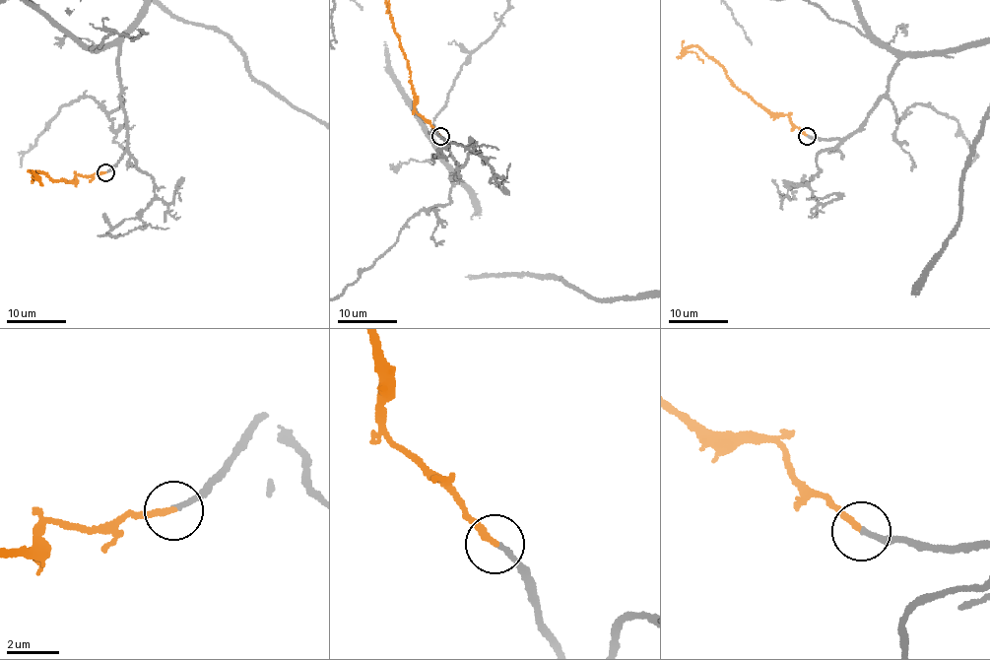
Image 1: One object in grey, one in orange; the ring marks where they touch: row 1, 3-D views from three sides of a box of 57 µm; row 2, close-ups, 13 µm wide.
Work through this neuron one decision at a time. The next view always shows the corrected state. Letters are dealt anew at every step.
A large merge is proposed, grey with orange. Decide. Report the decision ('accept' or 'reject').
accept

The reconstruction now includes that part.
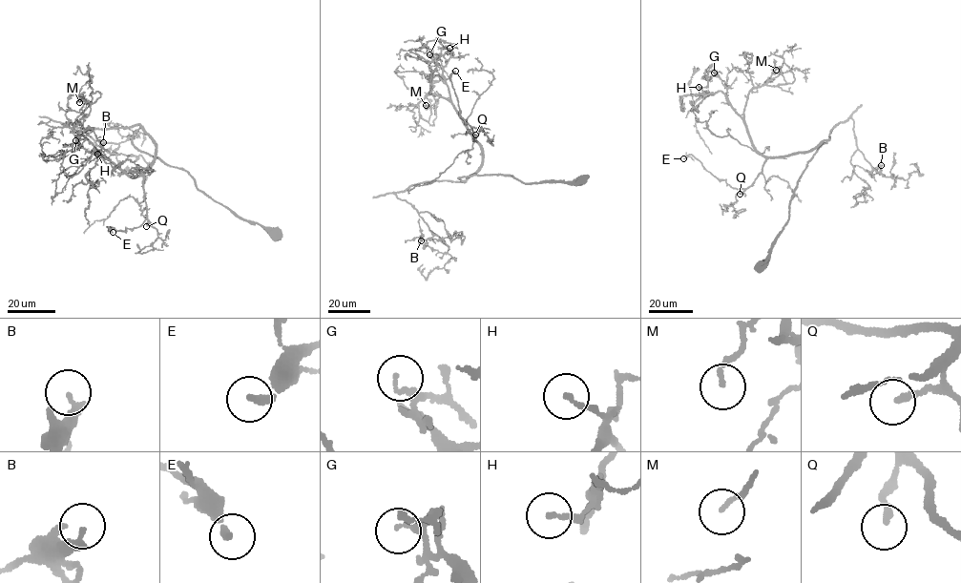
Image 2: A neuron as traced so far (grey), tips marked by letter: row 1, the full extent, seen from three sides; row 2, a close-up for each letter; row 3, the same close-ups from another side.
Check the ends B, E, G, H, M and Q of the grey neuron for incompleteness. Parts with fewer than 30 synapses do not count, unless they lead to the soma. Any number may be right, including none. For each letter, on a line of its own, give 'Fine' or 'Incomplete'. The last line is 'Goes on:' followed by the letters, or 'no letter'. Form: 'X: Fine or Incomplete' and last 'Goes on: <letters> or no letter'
B: Fine
E: Fine
G: Fine
H: Fine
M: Fine
Q: Fine
Goes on: no letter

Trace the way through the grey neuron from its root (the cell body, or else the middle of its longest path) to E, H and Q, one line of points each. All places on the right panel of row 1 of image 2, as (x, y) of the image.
E: (759, 265), (788, 220), (801, 176), (826, 141), (769, 158), (745, 189), (718, 179), (691, 155), (683, 158)
H: (759, 265), (788, 220), (801, 176), (826, 141), (766, 157), (724, 94), (699, 87)
Q: (759, 265), (788, 220), (791, 196), (801, 176), (826, 141), (807, 151), (769, 158), (755, 181), (740, 194)

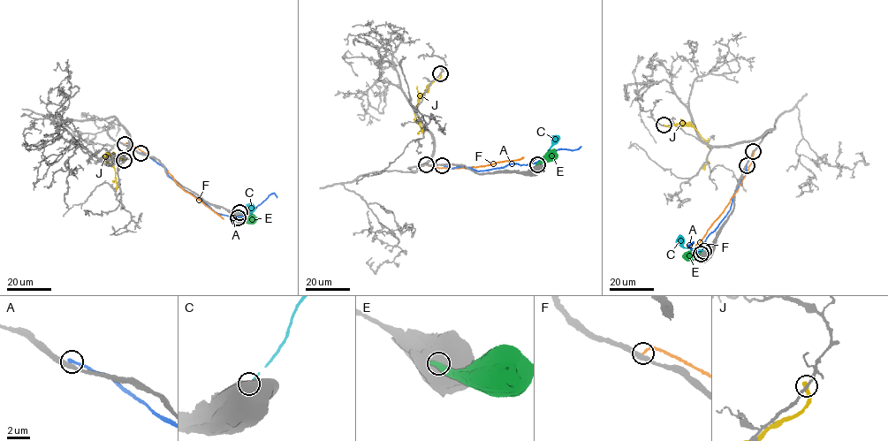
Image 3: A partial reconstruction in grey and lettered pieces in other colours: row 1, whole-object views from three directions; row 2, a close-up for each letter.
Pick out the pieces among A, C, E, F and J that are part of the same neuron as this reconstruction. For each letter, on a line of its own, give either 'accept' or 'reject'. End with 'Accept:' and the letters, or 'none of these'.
A: reject
C: reject
E: reject
F: reject
J: reject
Accept: none of these

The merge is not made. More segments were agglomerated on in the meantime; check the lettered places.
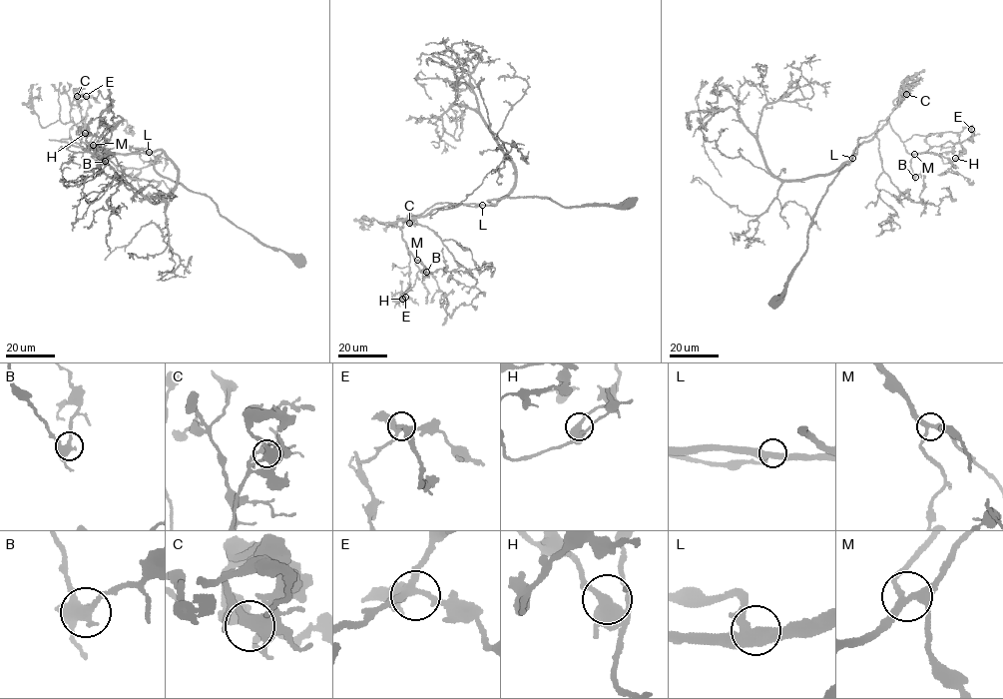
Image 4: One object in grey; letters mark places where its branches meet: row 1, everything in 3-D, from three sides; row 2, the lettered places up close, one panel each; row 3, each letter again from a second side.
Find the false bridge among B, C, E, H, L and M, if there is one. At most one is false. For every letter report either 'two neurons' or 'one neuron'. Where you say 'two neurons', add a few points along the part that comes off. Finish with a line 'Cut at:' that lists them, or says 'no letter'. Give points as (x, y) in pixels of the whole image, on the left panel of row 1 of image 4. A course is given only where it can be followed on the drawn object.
B: one neuron
C: one neuron
E: one neuron
H: one neuron
L: two neurons; foreign part runs (148, 152), (94, 150), (81, 141), (72, 122), (41, 126), (31, 100), (38, 84)
M: one neuron
Cut at: L

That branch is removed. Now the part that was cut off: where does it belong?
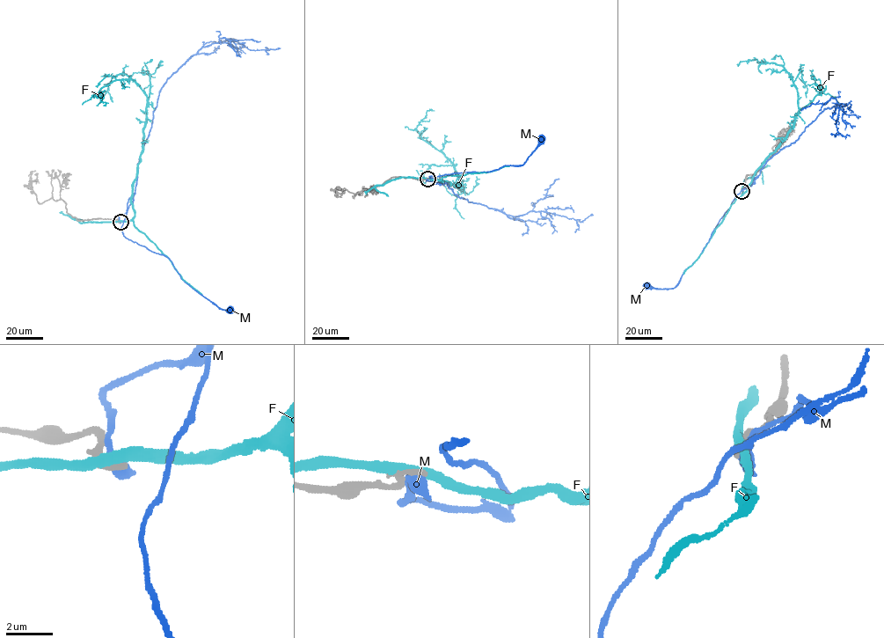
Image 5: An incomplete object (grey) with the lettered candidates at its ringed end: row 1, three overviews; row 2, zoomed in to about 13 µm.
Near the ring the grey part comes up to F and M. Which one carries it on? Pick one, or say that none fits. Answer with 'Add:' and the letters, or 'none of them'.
Add: none of them

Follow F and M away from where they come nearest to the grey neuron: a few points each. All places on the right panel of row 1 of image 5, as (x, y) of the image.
F: (741, 190), (741, 194), (755, 171), (795, 122), (799, 102), (797, 91), (784, 67), (756, 59), (737, 64)
M: (741, 190), (748, 186), (737, 194), (697, 257), (683, 271), (675, 287), (646, 286)

